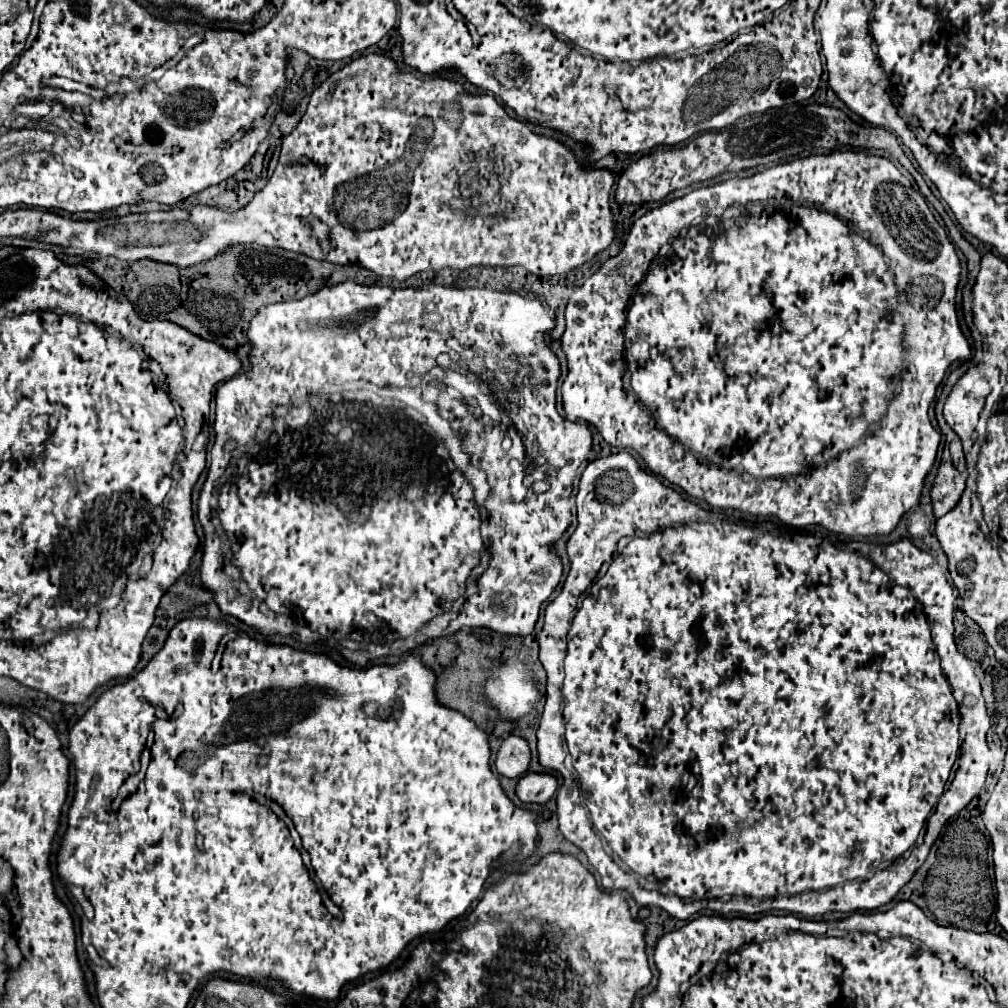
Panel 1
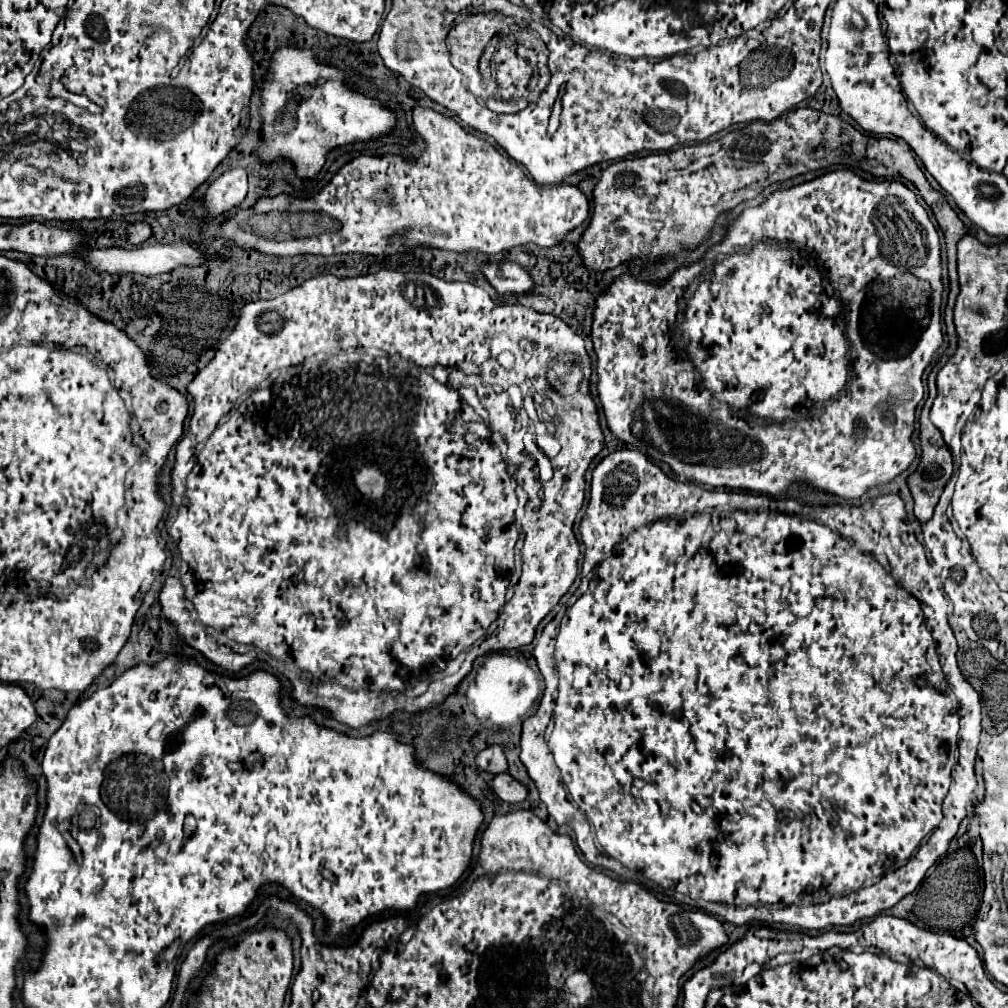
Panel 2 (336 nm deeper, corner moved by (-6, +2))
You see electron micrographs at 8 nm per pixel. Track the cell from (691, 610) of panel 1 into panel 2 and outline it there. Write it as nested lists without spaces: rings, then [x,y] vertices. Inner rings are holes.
[[[635,448],[618,449],[612,452],[612,454],[608,454],[608,456],[594,468],[594,472],[592,472],[590,502],[588,502],[586,514],[584,514],[584,518],[582,518],[582,522],[580,522],[580,534],[582,534],[582,542],[584,542],[584,546],[586,546],[582,574],[590,576],[590,574],[594,574],[594,570],[596,570],[596,574],[590,578],[588,590],[586,590],[586,592],[584,592],[584,594],[582,594],[582,596],[580,596],[580,598],[566,610],[566,616],[562,618],[562,624],[560,624],[560,616],[556,616],[552,622],[548,622],[548,624],[544,626],[544,630],[542,630],[542,634],[540,634],[536,646],[534,646],[534,656],[536,656],[538,668],[540,668],[540,672],[542,672],[542,676],[544,676],[546,690],[544,690],[542,702],[540,702],[540,706],[538,706],[538,712],[536,712],[534,716],[530,716],[530,718],[524,722],[524,726],[522,726],[522,742],[520,742],[522,752],[520,752],[520,760],[526,764],[530,778],[536,782],[538,792],[540,792],[540,798],[542,798],[542,802],[544,802],[546,808],[548,808],[548,814],[556,820],[558,826],[562,826],[562,824],[570,824],[570,826],[572,826],[572,830],[574,830],[574,834],[576,834],[576,844],[578,844],[578,848],[582,850],[584,858],[586,858],[590,864],[594,864],[594,866],[612,870],[612,872],[617,875],[625,877],[624,879],[626,880],[631,879],[636,872],[642,872],[646,878],[650,878],[652,882],[660,884],[660,886],[666,888],[666,890],[676,890],[676,892],[682,892],[682,894],[686,894],[686,896],[690,896],[690,898],[702,898],[702,900],[708,900],[708,902],[700,902],[698,906],[700,906],[704,912],[716,914],[716,916],[720,916],[720,918],[724,918],[724,920],[730,920],[730,918],[732,918],[732,922],[734,922],[736,926],[742,926],[742,924],[748,924],[748,922],[764,922],[764,924],[784,922],[784,924],[800,926],[800,928],[804,928],[804,930],[824,930],[824,928],[828,928],[828,926],[848,926],[848,924],[854,924],[856,920],[872,918],[872,916],[876,916],[878,912],[882,912],[882,910],[892,908],[894,904],[898,904],[906,894],[914,892],[914,890],[918,888],[918,884],[922,882],[922,878],[924,878],[924,874],[926,874],[930,866],[932,866],[942,854],[946,854],[948,842],[950,842],[950,838],[958,832],[958,826],[960,826],[961,821],[966,817],[968,800],[970,800],[970,794],[974,792],[974,782],[976,782],[975,760],[980,741],[979,737],[982,731],[982,704],[980,704],[980,694],[978,694],[978,692],[972,688],[972,684],[962,676],[962,672],[960,672],[960,668],[958,668],[958,662],[956,662],[956,638],[954,638],[954,632],[952,632],[952,628],[948,622],[948,612],[953,610],[952,604],[948,597],[946,597],[946,594],[944,594],[944,588],[942,588],[940,582],[936,580],[936,574],[934,574],[932,566],[930,566],[928,560],[926,560],[924,546],[916,540],[916,534],[914,534],[912,526],[910,526],[908,520],[906,520],[904,502],[902,502],[896,494],[888,494],[888,496],[882,496],[882,498],[878,498],[878,500],[862,502],[862,506],[848,506],[848,504],[836,504],[836,506],[819,505],[816,507],[807,505],[802,506],[802,514],[809,515],[822,524],[818,524],[818,522],[814,522],[814,520],[807,520],[796,514],[784,514],[784,512],[772,512],[772,510],[724,510],[724,508],[720,508],[720,510],[710,510],[708,514],[698,514],[698,512],[704,512],[706,508],[716,508],[716,506],[738,508],[738,492],[736,492],[736,494],[726,494],[726,500],[724,500],[724,492],[706,490],[706,488],[696,486],[696,484],[684,484],[684,482],[678,482],[678,480],[666,476],[666,474],[664,474],[656,464],[652,463],[644,453]],[[636,478],[638,478],[638,488],[636,488]],[[718,494],[720,494],[720,498],[718,498]],[[872,512],[874,512],[874,514],[872,514]],[[670,514],[684,516],[684,518],[664,518],[664,516],[670,516]],[[880,516],[884,516],[884,518],[880,518]],[[656,518],[660,518],[660,520],[656,520]],[[648,522],[652,522],[652,524],[648,524]],[[646,524],[648,524],[648,526],[646,526]],[[824,524],[828,524],[828,526],[824,526]],[[636,526],[640,526],[640,528],[636,528]],[[632,530],[634,530],[634,532],[632,532]],[[832,530],[835,532],[832,532]],[[630,532],[632,532],[632,534],[630,534]],[[836,532],[838,534],[836,534]],[[626,536],[628,536],[628,538],[626,538]],[[849,536],[856,542],[856,544],[866,546],[864,550],[868,550],[868,554],[862,552],[862,550],[858,550],[852,542],[848,542],[846,538],[849,538]],[[620,540],[624,540],[624,542],[620,542]],[[618,542],[620,542],[620,544],[618,544]],[[616,544],[618,544],[618,546],[616,546]],[[614,546],[616,546],[616,550],[614,550]],[[612,550],[614,550],[614,552],[612,552]],[[874,552],[876,552],[876,554],[884,554],[884,556],[888,558],[888,564],[890,564],[890,568],[892,568],[890,574],[892,574],[896,580],[894,580],[894,578],[892,578],[892,576],[890,576],[890,574],[888,574],[888,572],[886,572],[886,570],[884,570],[872,556],[870,556],[870,554],[874,554]],[[608,554],[610,554],[610,556],[608,556]],[[902,554],[906,554],[906,556],[902,556]],[[604,558],[606,558],[606,560],[604,560]],[[774,558],[796,558],[796,560],[782,562],[782,560],[774,560]],[[602,560],[604,560],[604,562],[602,562]],[[596,566],[598,566],[598,568],[596,568]],[[898,582],[900,582],[900,584],[898,584]],[[902,586],[904,586],[904,588],[902,588]],[[906,590],[908,590],[910,594],[908,594]],[[912,596],[914,596],[914,598],[912,598]],[[916,598],[918,598],[918,602],[916,602]],[[920,606],[922,606],[924,612],[920,610]],[[924,618],[926,618],[926,622],[924,622]],[[926,624],[928,624],[928,626],[926,626]],[[558,628],[560,628],[560,632],[558,632],[558,638],[556,638],[556,630],[558,630]],[[930,632],[932,632],[932,636],[930,636]],[[932,638],[934,638],[936,642],[934,642]],[[554,644],[556,644],[556,652],[554,652]],[[936,646],[938,646],[940,660],[938,660],[938,654],[936,654]],[[772,652],[774,652],[774,658],[772,658]],[[554,660],[556,660],[556,668],[554,668]],[[940,664],[942,664],[942,670],[944,670],[944,672],[940,670]],[[556,672],[558,672],[558,674],[556,674]],[[944,674],[946,674],[946,680],[948,680],[948,682],[944,682]],[[558,676],[560,676],[560,684],[558,684]],[[948,684],[950,684],[950,688],[954,690],[956,696],[952,694],[952,690],[948,690]],[[558,692],[560,692],[560,694],[558,694]],[[556,694],[558,694],[558,700],[556,700]],[[956,698],[958,698],[958,704],[960,704],[960,706],[958,706],[958,716],[960,716],[960,718],[956,718]],[[554,704],[556,704],[556,706],[554,706]],[[551,721],[554,721],[554,723],[551,723]],[[602,722],[608,722],[608,728],[606,728],[606,730],[602,730],[602,726],[600,726]],[[958,722],[960,722],[960,724],[958,724]],[[546,728],[552,729],[552,732],[550,730],[550,732],[545,734]],[[598,728],[600,728],[600,730],[598,730]],[[958,730],[960,730],[959,741]],[[956,742],[958,742],[957,751],[959,756],[954,766]],[[548,746],[550,746],[550,750],[548,750]],[[550,752],[552,752],[552,754],[550,754]],[[552,756],[553,759],[556,760],[556,764],[558,764],[560,770],[556,770],[556,764],[552,762]],[[560,772],[562,772],[562,774],[560,774]],[[950,772],[952,772],[951,785]],[[560,776],[562,776],[564,786],[562,786],[562,782],[560,782]],[[948,786],[950,786],[949,791]],[[944,796],[946,796],[945,800]],[[942,800],[944,800],[944,818],[942,818]],[[956,806],[960,806],[960,808],[956,808]],[[582,812],[584,812],[586,816],[584,816]],[[586,818],[588,818],[588,820],[586,820]],[[940,820],[942,820],[942,822],[940,822]],[[938,824],[940,824],[940,826],[938,826]],[[696,826],[698,826],[698,828],[696,828]],[[936,826],[938,826],[938,828],[936,828]],[[934,828],[936,828],[936,830],[934,830]],[[928,832],[932,832],[932,834],[930,834],[930,836],[926,838],[926,842],[920,846],[922,838],[924,838]],[[918,846],[920,846],[920,850],[916,852]],[[914,852],[916,852],[916,854],[914,854]],[[606,854],[608,854],[608,856],[606,856]],[[912,854],[914,854],[914,856],[912,856]],[[910,856],[912,856],[912,858],[910,858]],[[908,858],[910,858],[910,860],[908,860]],[[904,862],[906,862],[906,864],[904,864]],[[626,868],[628,868],[627,873]],[[890,870],[892,870],[892,872],[890,872]],[[622,871],[623,875],[621,873]],[[882,876],[884,876],[884,878],[882,878]],[[878,878],[880,878],[880,880],[878,880]],[[876,880],[878,880],[878,882],[876,882]],[[870,882],[876,882],[876,884],[868,886]],[[864,886],[868,886],[868,888],[864,888]],[[852,890],[854,890],[854,892],[852,892]],[[838,894],[840,894],[840,896],[838,896]],[[710,902],[718,902],[718,904],[740,904],[740,906],[718,906],[718,904],[710,904]],[[758,902],[760,902],[760,906],[754,906],[754,904],[758,904]]]

